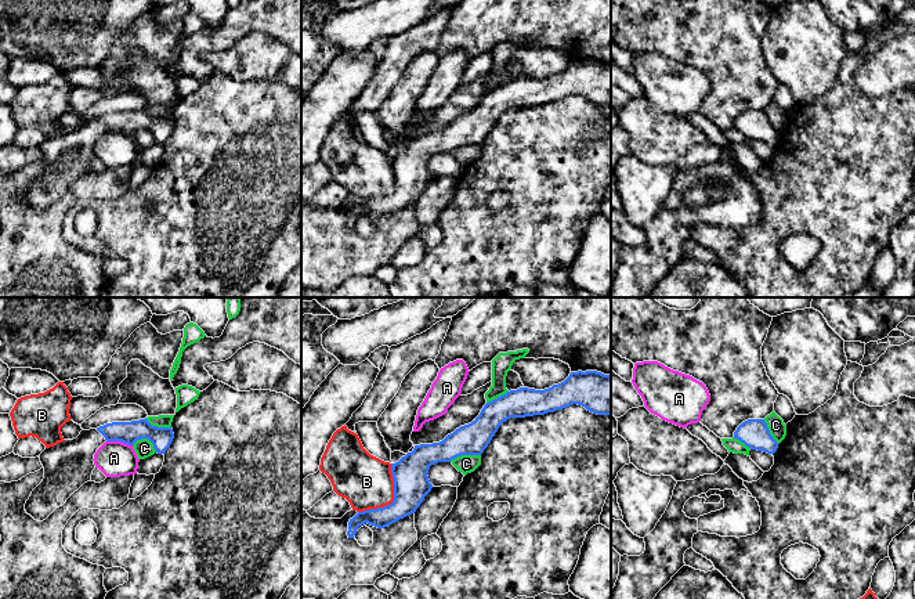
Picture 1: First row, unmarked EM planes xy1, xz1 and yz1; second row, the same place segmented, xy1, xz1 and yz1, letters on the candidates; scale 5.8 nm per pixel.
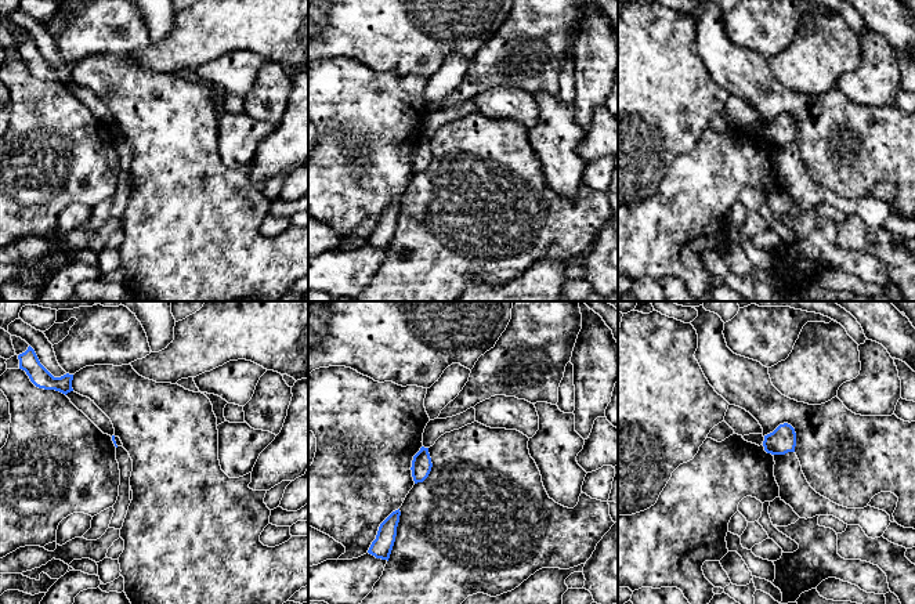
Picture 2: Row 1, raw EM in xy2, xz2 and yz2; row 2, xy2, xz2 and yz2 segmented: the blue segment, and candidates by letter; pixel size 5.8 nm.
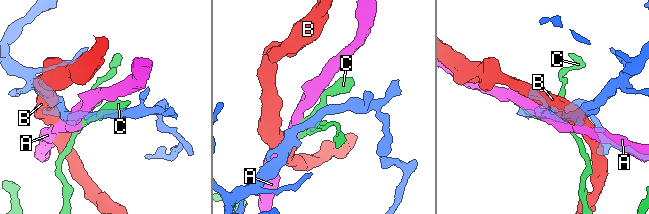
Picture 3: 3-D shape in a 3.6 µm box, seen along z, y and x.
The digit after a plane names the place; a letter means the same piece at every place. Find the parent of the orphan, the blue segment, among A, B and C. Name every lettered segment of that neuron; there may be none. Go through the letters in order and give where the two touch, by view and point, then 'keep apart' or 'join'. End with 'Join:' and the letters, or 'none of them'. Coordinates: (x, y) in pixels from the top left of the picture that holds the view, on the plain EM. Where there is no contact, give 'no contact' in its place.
A: contact xy1 (119, 130); keep apart
B: contact xz1 (394, 190); keep apart
C: contact xz1 (465, 144); keep apart
Join: none of them

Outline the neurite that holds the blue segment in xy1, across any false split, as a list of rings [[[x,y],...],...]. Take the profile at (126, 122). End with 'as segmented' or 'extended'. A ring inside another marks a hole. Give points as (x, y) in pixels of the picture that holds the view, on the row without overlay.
[[[145,108],[82,120],[76,129],[46,138],[39,147],[44,158],[44,169],[26,191],[26,203],[43,212],[84,173],[91,172],[95,159],[94,144],[105,131],[134,136],[141,129],[148,129],[158,144],[164,144],[174,123],[171,118],[152,116]]]; extended

